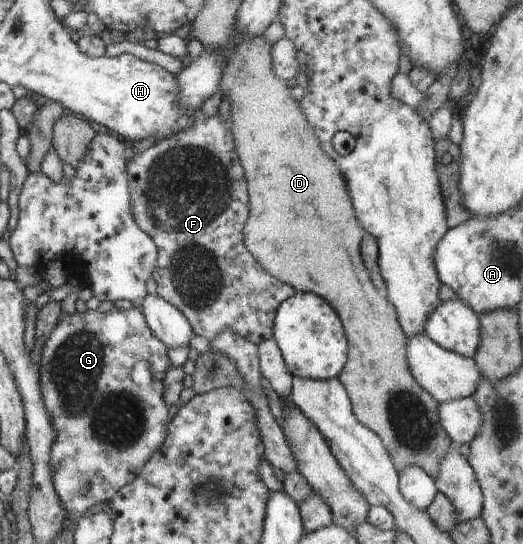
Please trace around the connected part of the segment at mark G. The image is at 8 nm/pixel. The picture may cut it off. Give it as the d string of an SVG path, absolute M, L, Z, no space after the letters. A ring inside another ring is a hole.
M140 307L110 311L72 313L59 320L44 343L38 365L41 393L50 417L55 439L51 446L52 482L67 514L74 518L99 503L110 502L122 487L138 476L142 467L166 440L170 420L163 392L164 379L171 361L167 348L148 328ZM146 361L150 365L150 381L136 383L134 367Z

